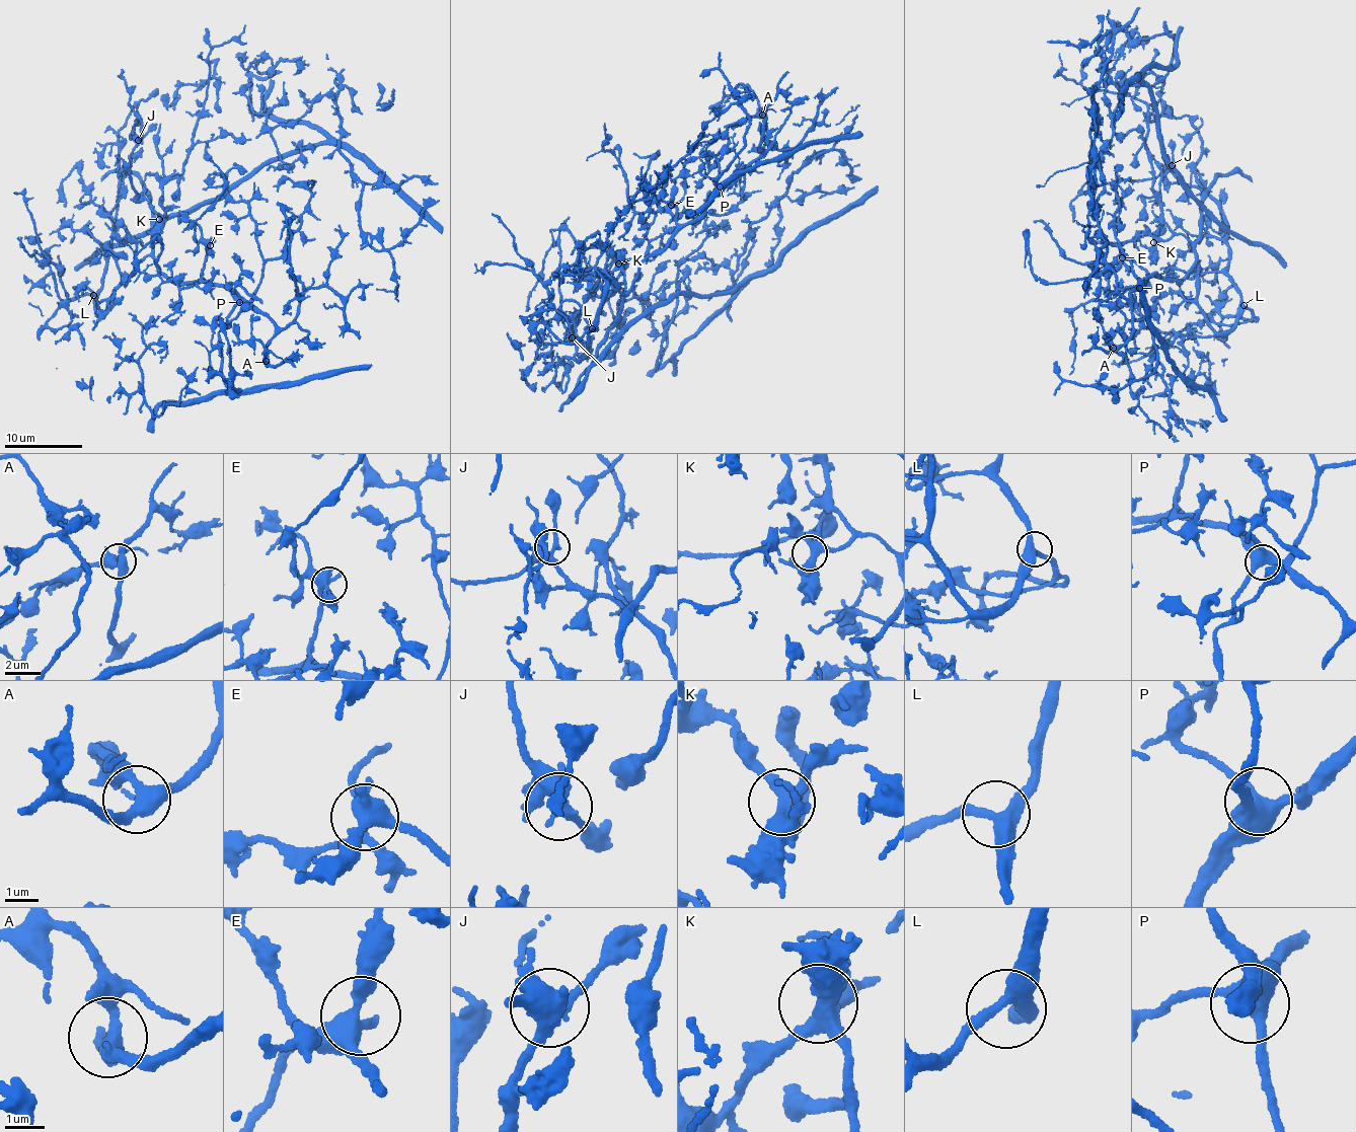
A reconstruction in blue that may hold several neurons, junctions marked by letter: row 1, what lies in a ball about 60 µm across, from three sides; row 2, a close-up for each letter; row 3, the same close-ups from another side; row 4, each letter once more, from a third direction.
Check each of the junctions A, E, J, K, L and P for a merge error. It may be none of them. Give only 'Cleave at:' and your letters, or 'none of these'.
Cleave at: none of these

